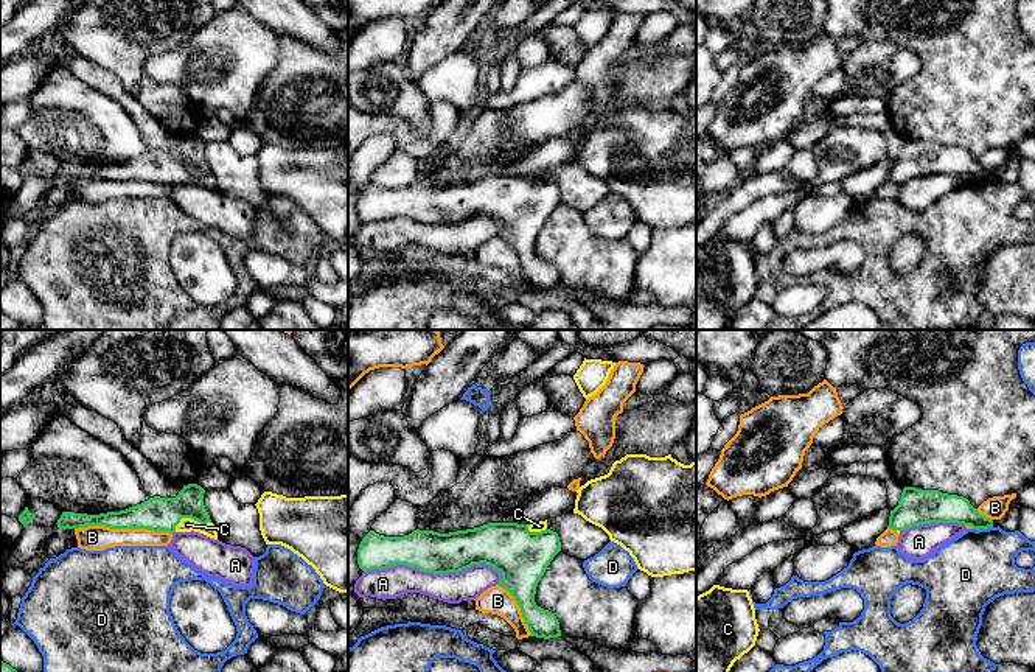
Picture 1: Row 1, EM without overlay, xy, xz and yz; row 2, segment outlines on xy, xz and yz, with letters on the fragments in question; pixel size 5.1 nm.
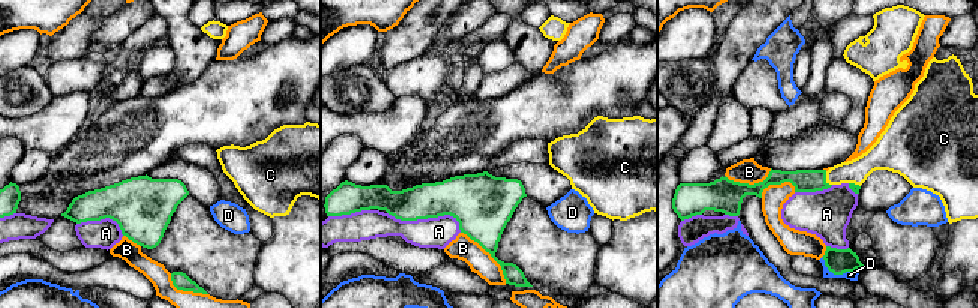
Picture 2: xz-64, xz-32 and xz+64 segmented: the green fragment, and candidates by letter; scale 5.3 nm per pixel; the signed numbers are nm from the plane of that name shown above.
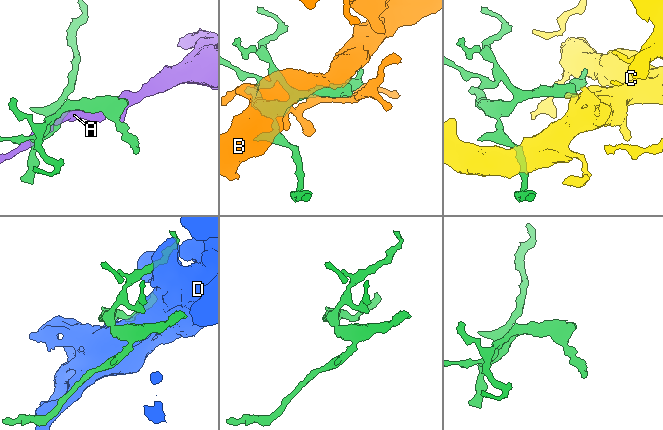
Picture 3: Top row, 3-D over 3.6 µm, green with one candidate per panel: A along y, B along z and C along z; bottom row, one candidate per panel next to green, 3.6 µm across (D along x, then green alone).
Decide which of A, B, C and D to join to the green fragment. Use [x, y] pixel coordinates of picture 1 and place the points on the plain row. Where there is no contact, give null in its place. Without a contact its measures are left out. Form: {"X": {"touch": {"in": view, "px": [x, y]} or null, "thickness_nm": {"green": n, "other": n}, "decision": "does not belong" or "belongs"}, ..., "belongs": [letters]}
{"A": {"touch": {"in": "xz", "px": [434, 224]}, "thickness_nm": {"green": 220, "other": 160}, "decision": "does not belong"}, "B": {"touch": {"in": "xy", "px": [123, 179]}, "thickness_nm": {"green": 180, "other": 130}, "decision": "does not belong"}, "C": {"touch": {"in": "xy", "px": [190, 168]}, "thickness_nm": {"green": 180, "other": 80}, "decision": "belongs"}, "D": {"touch": {"in": "yz", "px": [982, 179]}, "thickness_nm": {"green": 160, "other": 380}, "decision": "does not belong"}, "belongs": ["C"]}

